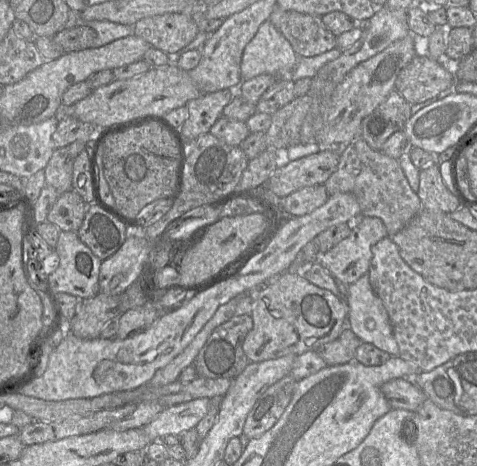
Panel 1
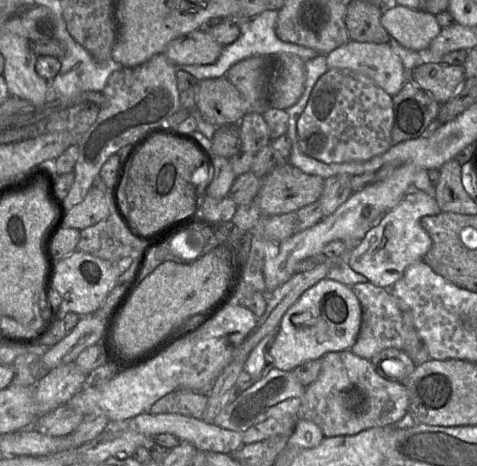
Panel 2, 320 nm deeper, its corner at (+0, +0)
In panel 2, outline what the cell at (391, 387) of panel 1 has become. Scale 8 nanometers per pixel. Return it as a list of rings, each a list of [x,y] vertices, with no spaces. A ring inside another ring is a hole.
[[[343,350],[330,352],[322,358],[320,374],[306,388],[297,418],[314,422],[321,429],[324,437],[331,438],[356,435],[374,427],[394,426],[407,413],[408,406],[409,395],[404,384],[383,378],[369,360],[356,356],[350,350]]]

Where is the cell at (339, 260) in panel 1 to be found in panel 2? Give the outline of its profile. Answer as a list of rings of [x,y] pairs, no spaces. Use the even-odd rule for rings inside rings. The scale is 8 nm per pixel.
[[[410,189],[399,204],[392,210],[384,214],[379,223],[372,227],[358,243],[358,245],[349,251],[347,263],[356,273],[364,276],[371,284],[390,289],[404,274],[404,271],[411,264],[422,261],[425,254],[432,245],[432,240],[428,233],[422,228],[420,220],[424,216],[436,215],[440,211],[435,198],[429,196],[423,191]]]

